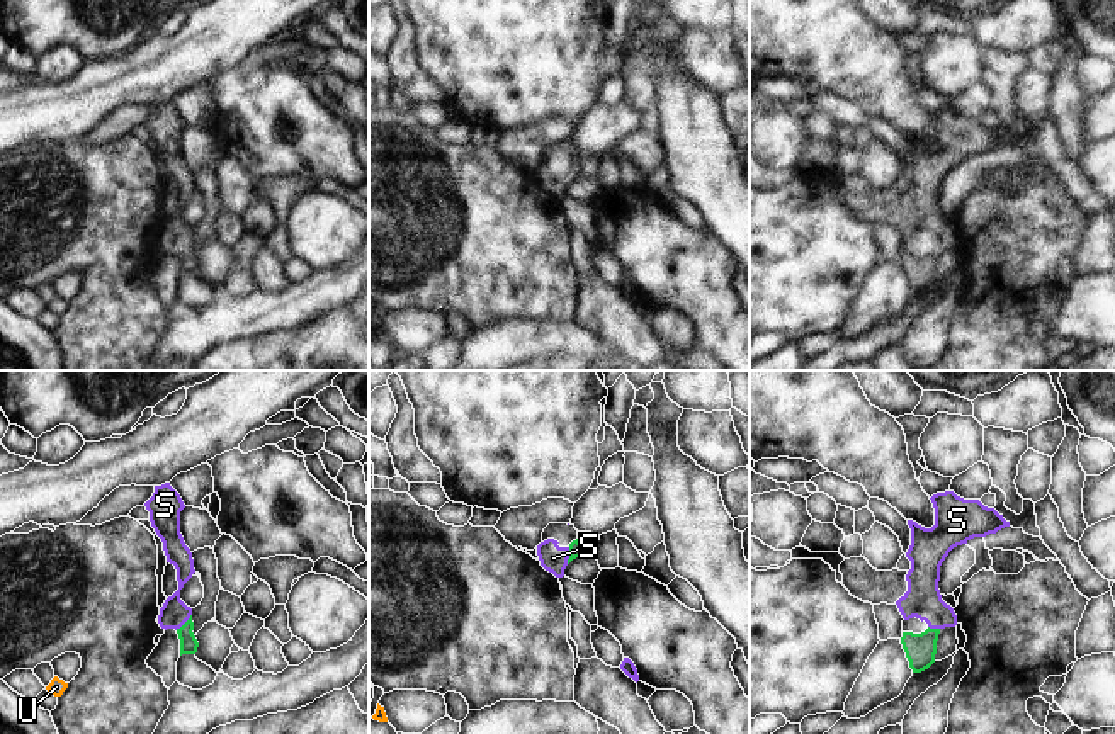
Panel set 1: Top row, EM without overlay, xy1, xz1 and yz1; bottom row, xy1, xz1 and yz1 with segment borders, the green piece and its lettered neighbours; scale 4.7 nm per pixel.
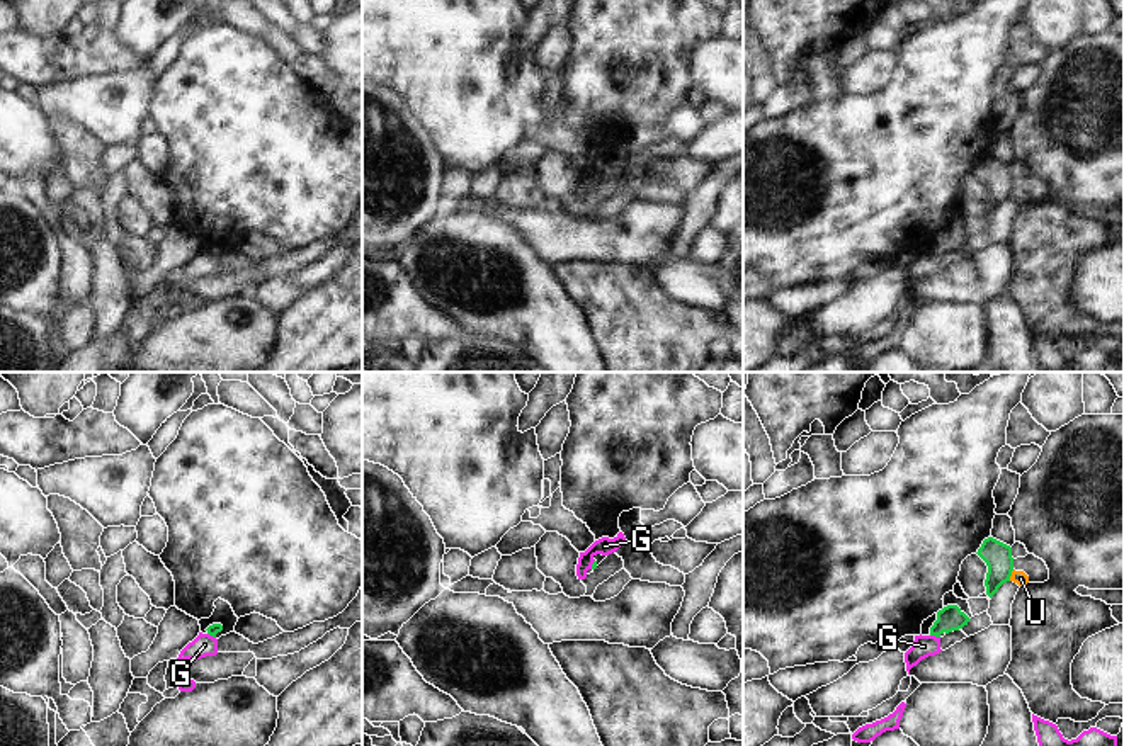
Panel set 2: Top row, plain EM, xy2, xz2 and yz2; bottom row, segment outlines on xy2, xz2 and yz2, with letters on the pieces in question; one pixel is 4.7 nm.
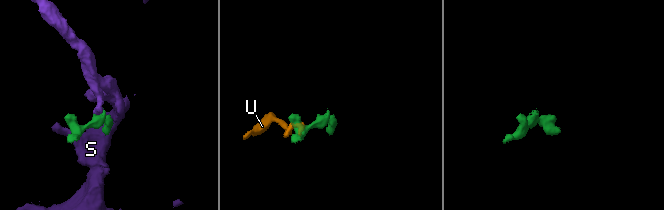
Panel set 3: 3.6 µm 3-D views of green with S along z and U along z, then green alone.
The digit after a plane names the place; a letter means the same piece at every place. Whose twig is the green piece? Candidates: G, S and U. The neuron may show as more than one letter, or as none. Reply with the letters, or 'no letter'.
S

